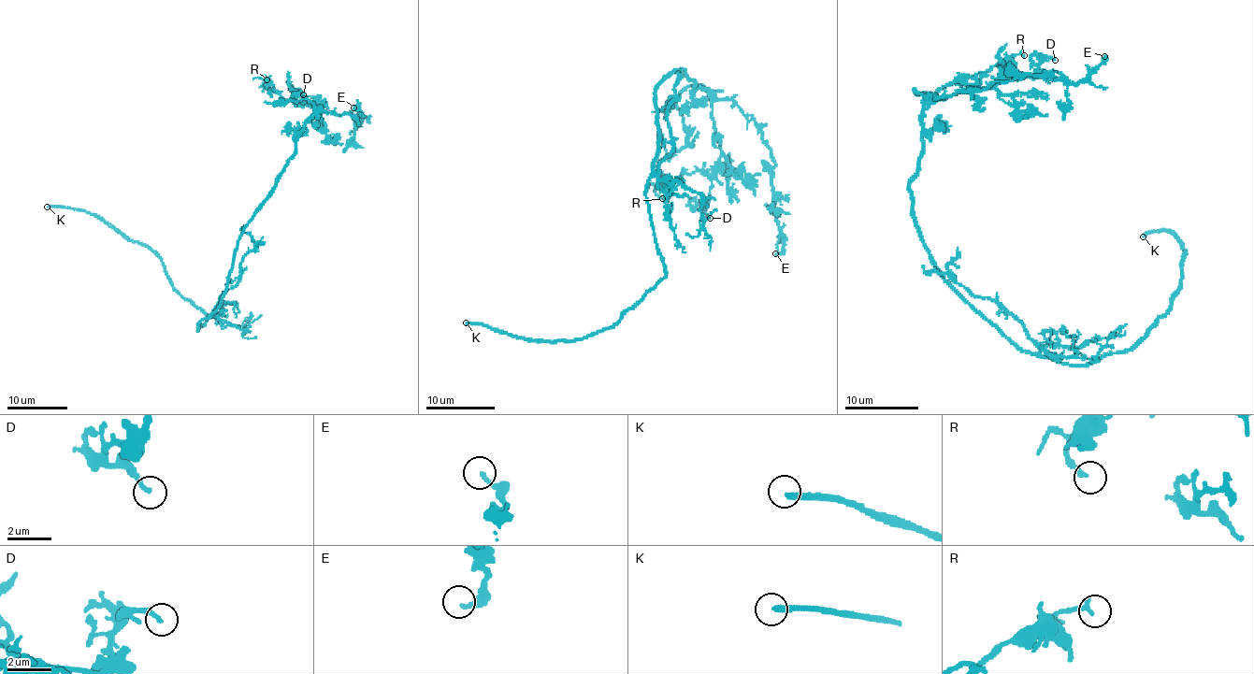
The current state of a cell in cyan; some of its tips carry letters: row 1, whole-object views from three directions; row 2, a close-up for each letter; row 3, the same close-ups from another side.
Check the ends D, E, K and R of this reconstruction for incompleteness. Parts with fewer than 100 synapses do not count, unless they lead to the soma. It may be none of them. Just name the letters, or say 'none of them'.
K

